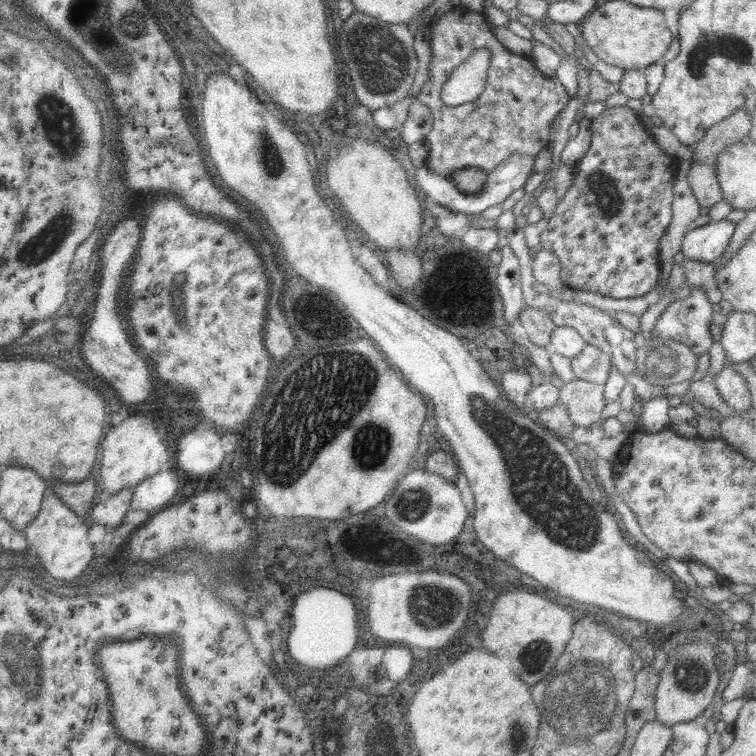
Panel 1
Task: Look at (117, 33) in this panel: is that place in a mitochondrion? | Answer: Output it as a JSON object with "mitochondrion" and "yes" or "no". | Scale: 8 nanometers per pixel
{"mitochondrion":"yes"}

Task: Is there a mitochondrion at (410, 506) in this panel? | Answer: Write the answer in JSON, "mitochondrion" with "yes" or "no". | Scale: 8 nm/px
{"mitochondrion":"yes"}

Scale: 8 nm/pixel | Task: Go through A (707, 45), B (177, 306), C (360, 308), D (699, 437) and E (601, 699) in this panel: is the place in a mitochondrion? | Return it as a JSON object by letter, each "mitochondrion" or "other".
{"A":"mitochondrion","B":"mitochondrion","C":"other","D":"other","E":"mitochondrion"}

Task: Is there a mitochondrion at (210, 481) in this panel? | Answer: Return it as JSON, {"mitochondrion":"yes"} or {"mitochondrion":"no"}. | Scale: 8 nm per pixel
{"mitochondrion":"no"}

